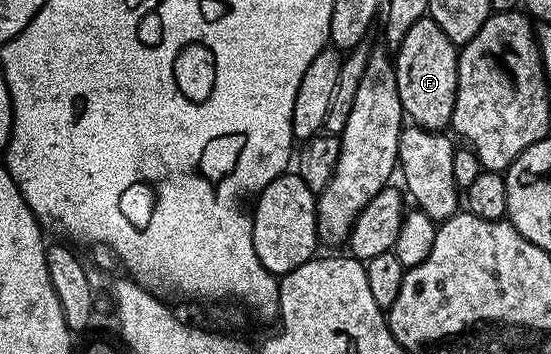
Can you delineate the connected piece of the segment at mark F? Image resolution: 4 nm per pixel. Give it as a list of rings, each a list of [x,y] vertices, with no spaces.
[[[432,19],[418,20],[416,26],[404,34],[404,42],[396,48],[394,69],[402,110],[411,125],[430,132],[443,131],[449,125],[456,106],[458,54],[459,49],[450,41],[448,34],[444,34]]]

